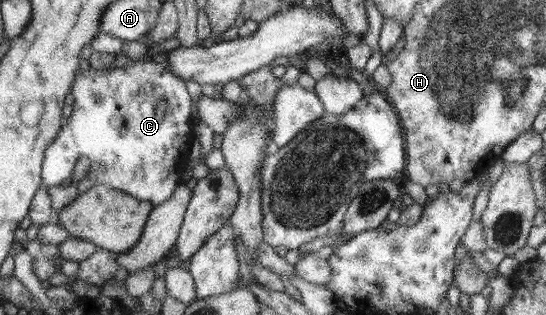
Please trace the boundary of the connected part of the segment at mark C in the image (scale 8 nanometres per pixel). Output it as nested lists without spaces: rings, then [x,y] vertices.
[[[137,60],[129,61],[129,65],[125,65],[125,67],[117,67],[109,68],[104,71],[95,71],[95,69],[87,69],[86,71],[82,71],[80,68],[76,72],[75,82],[71,86],[71,93],[75,97],[75,102],[73,103],[73,111],[71,114],[71,120],[65,126],[61,126],[61,131],[57,134],[57,137],[51,145],[47,147],[45,150],[45,155],[42,163],[42,182],[39,186],[39,189],[36,191],[34,195],[34,199],[32,200],[29,217],[32,219],[33,224],[47,224],[51,223],[54,219],[54,211],[52,209],[51,197],[49,196],[49,187],[57,187],[59,184],[63,184],[65,179],[69,179],[69,177],[73,176],[75,171],[75,165],[77,163],[77,159],[81,157],[81,155],[85,156],[90,161],[90,170],[86,173],[86,176],[89,177],[89,181],[93,183],[93,185],[106,185],[109,187],[113,187],[113,189],[121,190],[136,199],[141,201],[150,202],[153,206],[160,205],[164,203],[167,199],[171,198],[173,190],[177,188],[178,182],[181,178],[181,173],[185,171],[185,164],[187,164],[189,159],[189,152],[192,146],[193,141],[195,141],[195,130],[196,127],[195,120],[191,116],[191,97],[189,96],[189,92],[187,92],[186,83],[181,78],[177,78],[175,74],[171,71],[168,71],[166,67],[163,65],[153,63],[153,61],[143,61]]]

